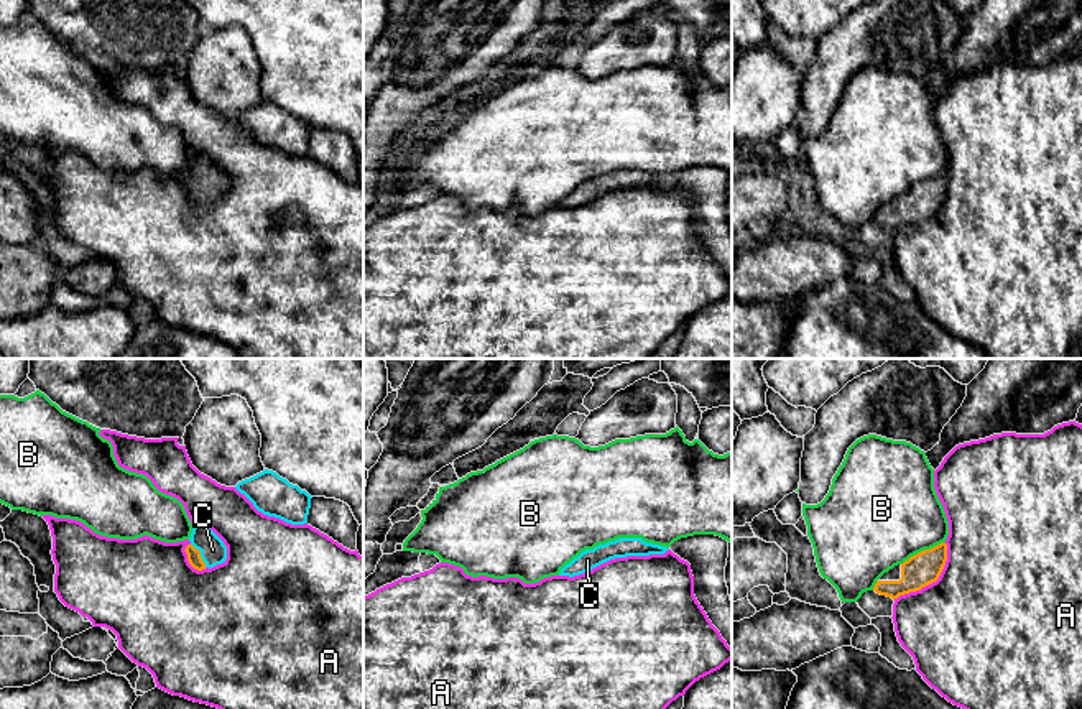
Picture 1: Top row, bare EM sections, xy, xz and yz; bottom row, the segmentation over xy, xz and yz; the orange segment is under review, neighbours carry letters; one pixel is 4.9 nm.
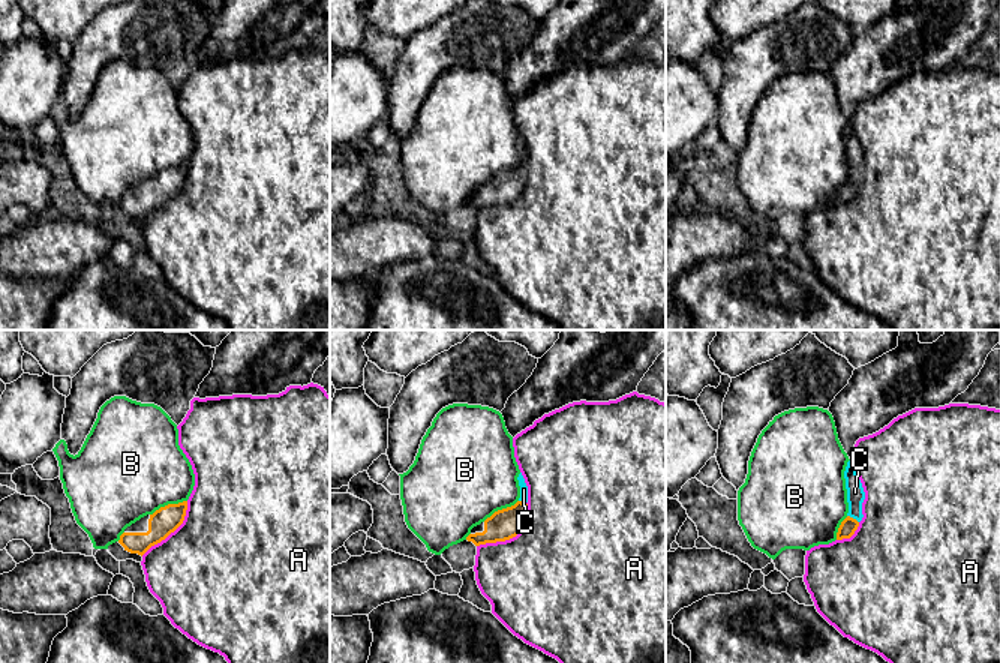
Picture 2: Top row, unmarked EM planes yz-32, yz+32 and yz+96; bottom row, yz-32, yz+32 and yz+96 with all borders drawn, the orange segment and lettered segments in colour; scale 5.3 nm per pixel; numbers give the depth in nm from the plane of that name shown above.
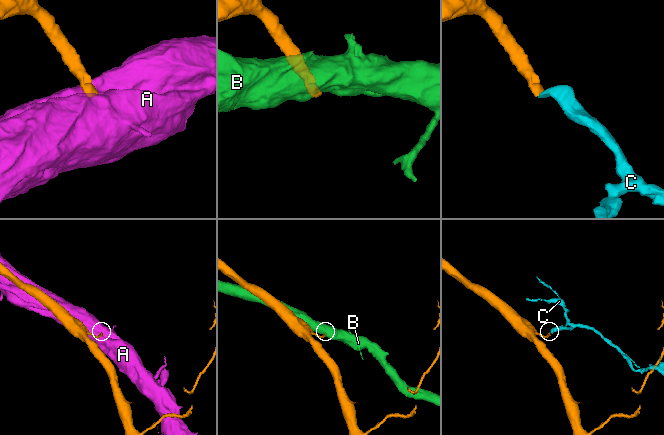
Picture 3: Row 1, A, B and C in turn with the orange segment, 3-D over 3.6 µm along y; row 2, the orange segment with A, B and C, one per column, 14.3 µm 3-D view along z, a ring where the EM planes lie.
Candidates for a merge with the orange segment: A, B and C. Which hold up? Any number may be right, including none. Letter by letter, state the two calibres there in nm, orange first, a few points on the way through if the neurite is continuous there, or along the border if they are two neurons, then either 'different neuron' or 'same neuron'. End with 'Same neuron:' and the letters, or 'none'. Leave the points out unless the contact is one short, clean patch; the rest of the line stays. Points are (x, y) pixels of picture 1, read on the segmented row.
A: calibres 160 and 480 nm; border yz (946, 543), (946, 565), (941, 574), (920, 589), (893, 599); different neuron
B: calibres 160 and 480 nm; different neuron
C: calibres 70 and 130 nm; way xy (194, 558), (199, 555), (212, 550); same neuron
Same neuron: C

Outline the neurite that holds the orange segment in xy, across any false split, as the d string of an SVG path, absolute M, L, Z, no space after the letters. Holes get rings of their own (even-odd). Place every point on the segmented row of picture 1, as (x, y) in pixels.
M196 525L192 528L189 541L191 543L184 551L187 554L189 564L194 569L210 569L217 564L225 563L227 546L207 525Z

